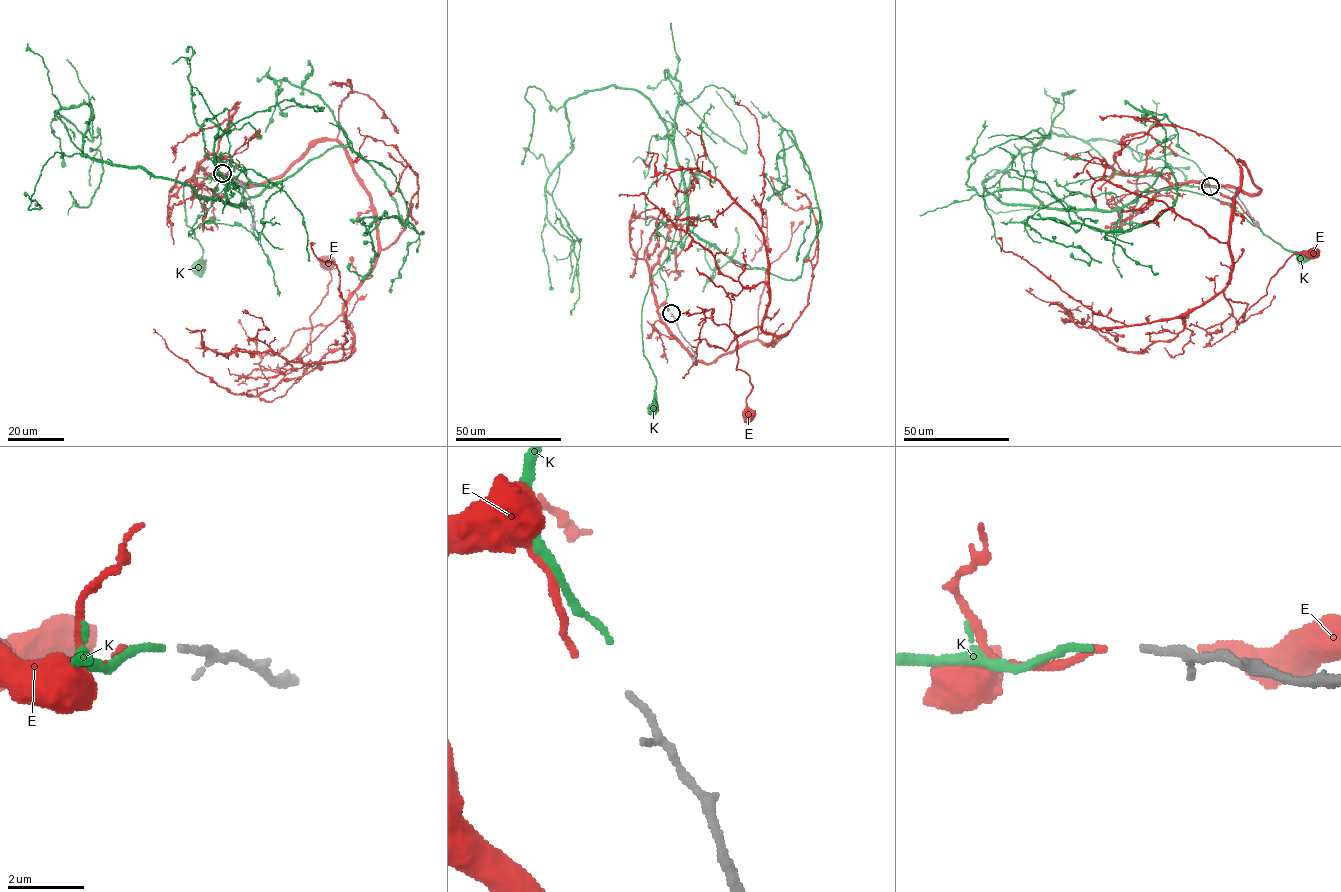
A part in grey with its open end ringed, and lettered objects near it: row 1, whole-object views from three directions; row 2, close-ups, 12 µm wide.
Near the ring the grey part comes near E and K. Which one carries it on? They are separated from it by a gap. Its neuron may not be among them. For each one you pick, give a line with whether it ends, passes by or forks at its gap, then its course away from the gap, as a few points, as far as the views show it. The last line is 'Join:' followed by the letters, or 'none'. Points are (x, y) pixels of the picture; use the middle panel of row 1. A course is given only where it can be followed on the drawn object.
K: it ends; course (670, 310), (665, 303), (666, 286), (658, 269), (652, 278), (641, 312), (643, 354), (656, 379), (652, 408)
Join: K

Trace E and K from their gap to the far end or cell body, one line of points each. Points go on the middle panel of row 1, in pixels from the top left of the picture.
E: (668, 311), (661, 305), (659, 318), (706, 363), (787, 332), (734, 337), (749, 416)
K: (670, 310), (665, 303), (666, 286), (658, 269), (652, 278), (641, 312), (643, 354), (656, 379), (652, 408)

